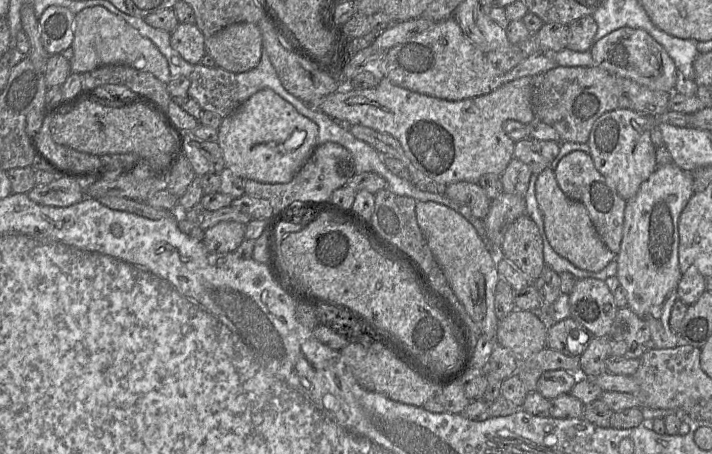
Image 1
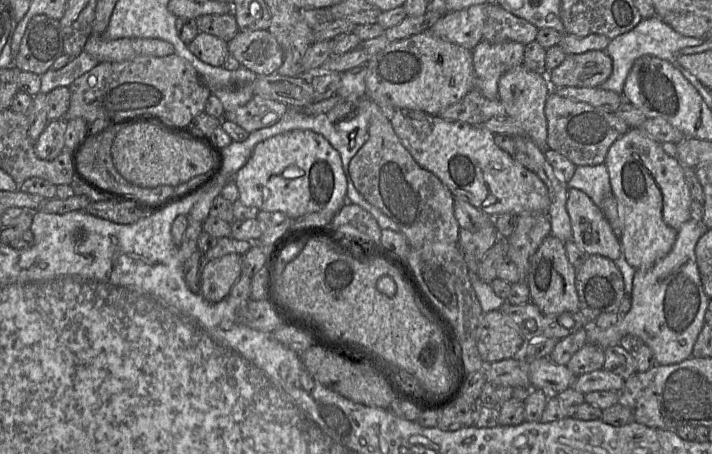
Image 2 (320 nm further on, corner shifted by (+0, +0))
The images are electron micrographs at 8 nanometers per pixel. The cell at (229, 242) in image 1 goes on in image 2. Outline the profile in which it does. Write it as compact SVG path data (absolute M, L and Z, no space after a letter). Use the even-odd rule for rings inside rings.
M231 253L206 262L202 272L200 294L210 303L226 298L240 277L241 255Z

